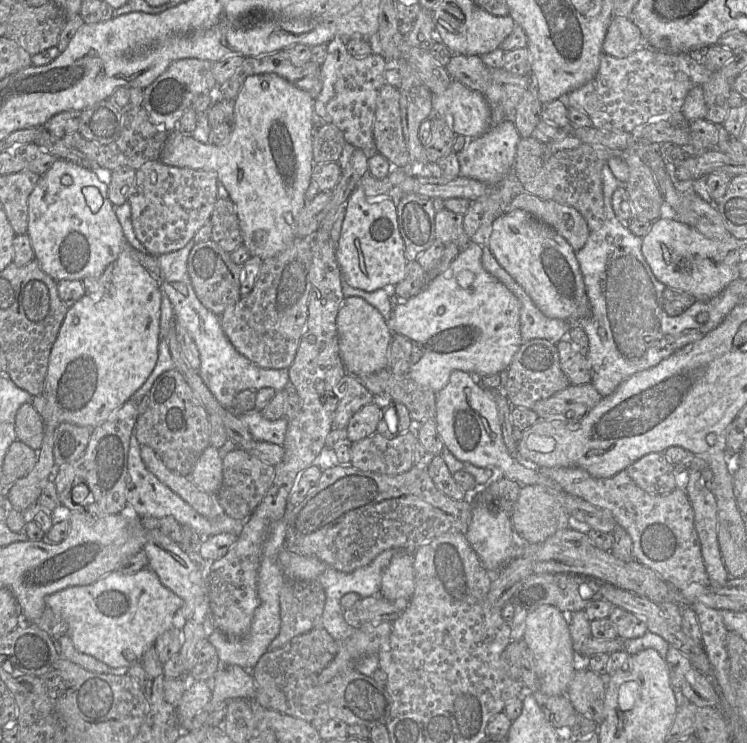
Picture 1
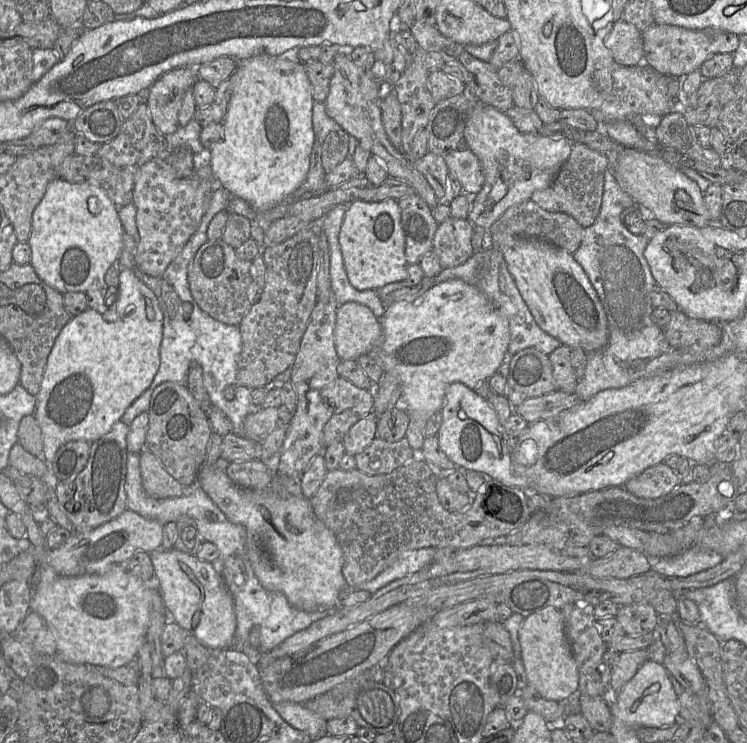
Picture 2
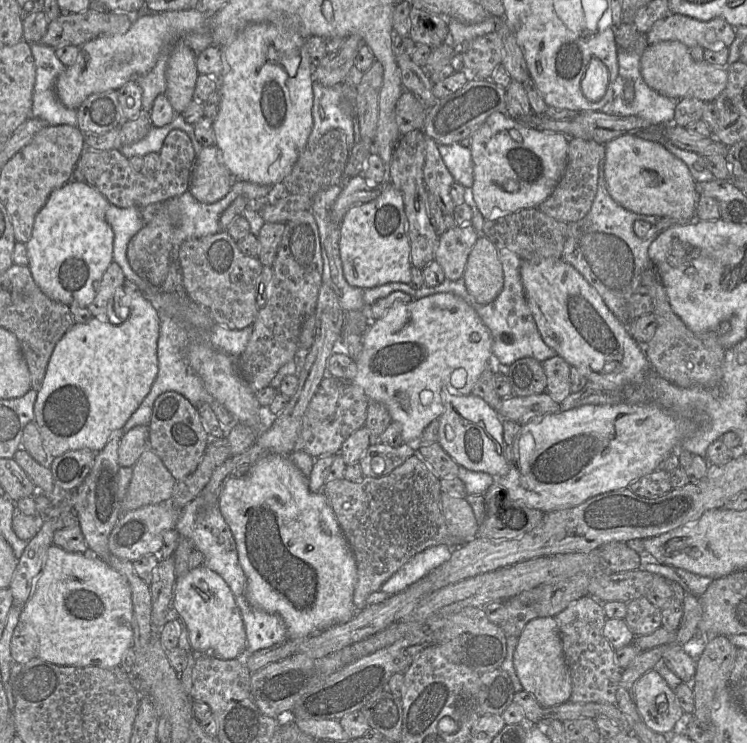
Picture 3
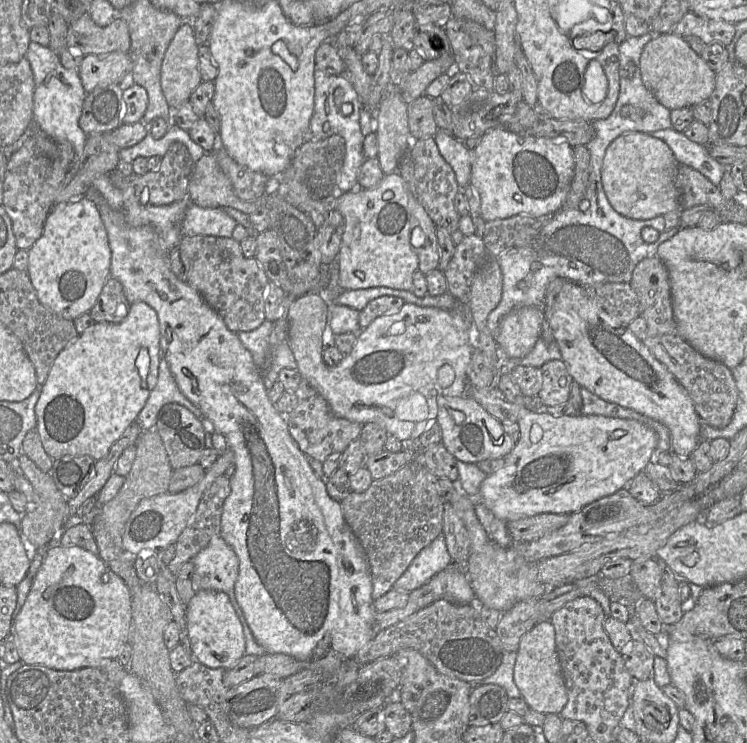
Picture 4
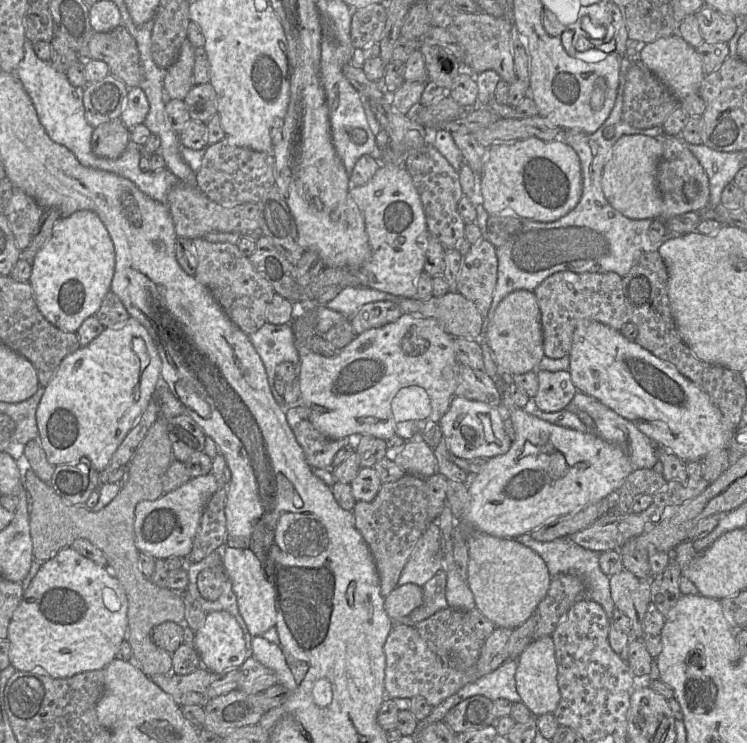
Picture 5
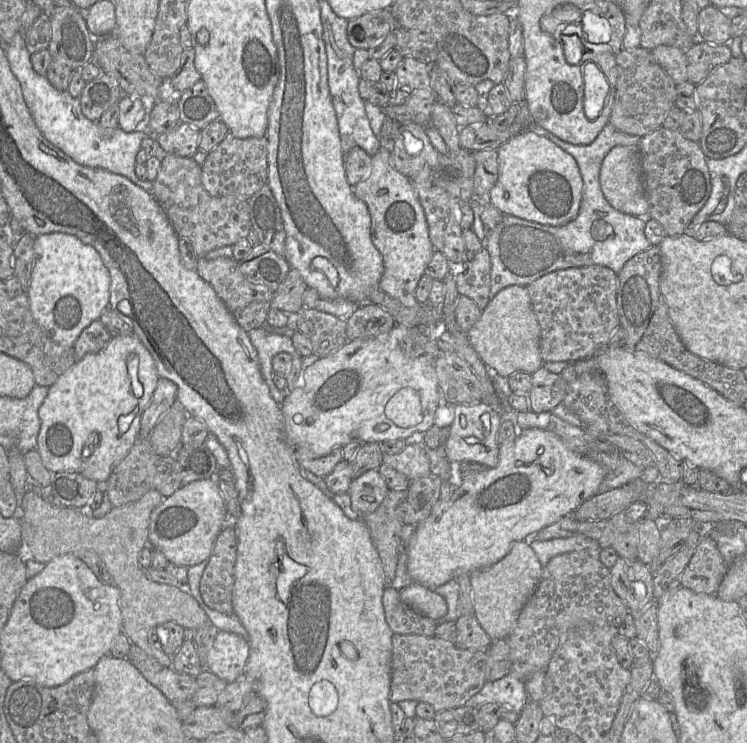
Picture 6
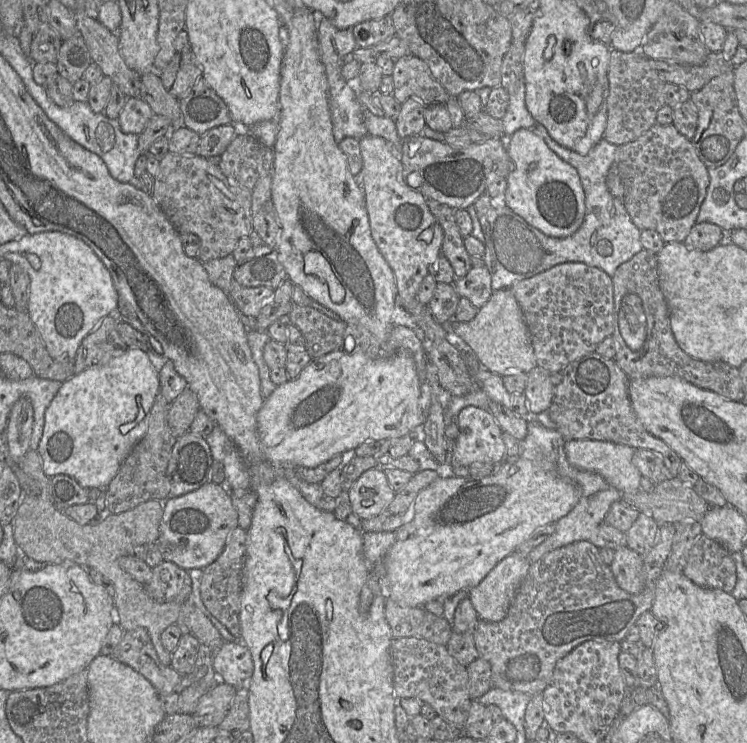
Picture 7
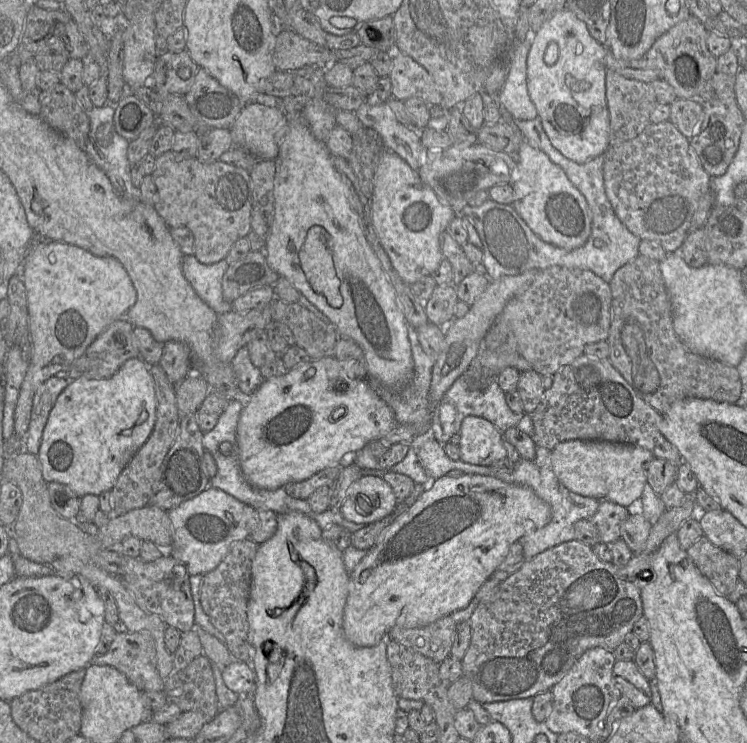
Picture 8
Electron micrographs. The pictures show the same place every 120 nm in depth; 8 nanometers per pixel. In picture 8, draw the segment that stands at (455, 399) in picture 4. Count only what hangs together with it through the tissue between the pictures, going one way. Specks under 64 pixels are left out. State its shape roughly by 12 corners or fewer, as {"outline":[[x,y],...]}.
{"outline":[[467,416],[460,460],[491,466],[507,458],[502,433]]}

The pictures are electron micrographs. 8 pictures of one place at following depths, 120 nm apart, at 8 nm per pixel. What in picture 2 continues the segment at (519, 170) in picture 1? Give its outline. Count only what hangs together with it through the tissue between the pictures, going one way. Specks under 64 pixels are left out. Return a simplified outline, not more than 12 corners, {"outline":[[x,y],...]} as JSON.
{"outline":[[572,143],[530,199],[583,228],[597,219],[607,157]]}

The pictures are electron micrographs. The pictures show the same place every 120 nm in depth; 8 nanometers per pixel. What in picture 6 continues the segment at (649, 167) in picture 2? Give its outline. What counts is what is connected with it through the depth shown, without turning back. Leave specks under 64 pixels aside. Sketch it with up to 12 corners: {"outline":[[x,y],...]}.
{"outline":[[613,147],[599,181],[614,209],[648,216],[639,147]]}

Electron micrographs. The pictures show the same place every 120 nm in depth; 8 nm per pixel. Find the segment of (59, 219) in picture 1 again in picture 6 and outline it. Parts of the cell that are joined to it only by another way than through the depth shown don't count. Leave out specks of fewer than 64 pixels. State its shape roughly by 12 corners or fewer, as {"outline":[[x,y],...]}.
{"outline":[[74,235],[34,241],[27,295],[48,336],[74,347],[109,304],[111,277]]}

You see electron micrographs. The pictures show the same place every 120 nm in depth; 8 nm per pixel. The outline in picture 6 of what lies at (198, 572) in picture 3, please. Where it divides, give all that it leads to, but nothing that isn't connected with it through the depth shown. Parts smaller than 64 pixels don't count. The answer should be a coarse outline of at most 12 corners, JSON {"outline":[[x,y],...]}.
{"outline":[[216,631],[205,670],[231,683],[245,673],[249,644]]}

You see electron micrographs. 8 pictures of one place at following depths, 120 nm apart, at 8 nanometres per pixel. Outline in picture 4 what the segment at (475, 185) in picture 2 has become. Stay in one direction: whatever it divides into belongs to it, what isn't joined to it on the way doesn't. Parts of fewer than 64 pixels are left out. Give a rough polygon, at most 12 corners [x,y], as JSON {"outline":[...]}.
{"outline":[[443,130],[434,135],[458,186],[470,183],[471,151]]}

